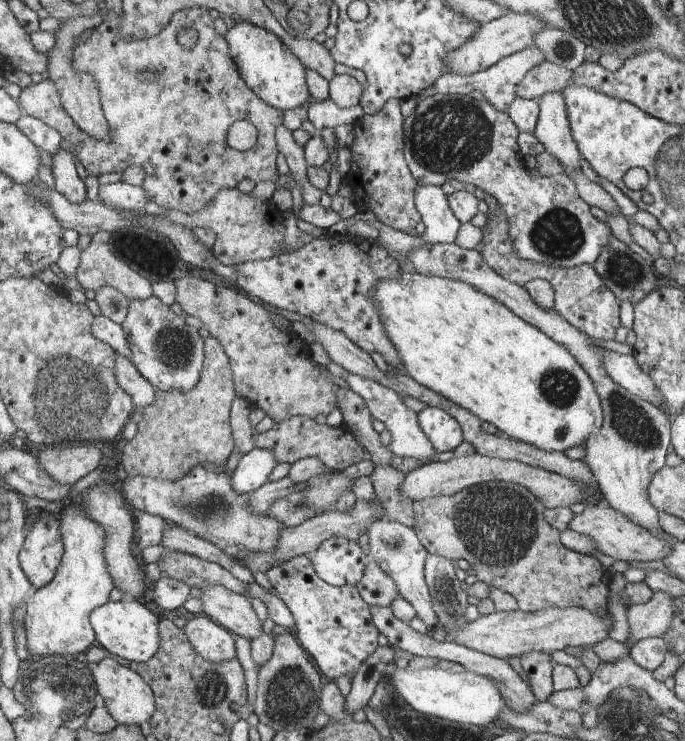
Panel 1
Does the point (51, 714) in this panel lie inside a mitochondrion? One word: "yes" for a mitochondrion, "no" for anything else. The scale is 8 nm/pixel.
yes

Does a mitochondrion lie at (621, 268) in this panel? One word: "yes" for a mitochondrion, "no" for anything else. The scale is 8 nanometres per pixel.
yes

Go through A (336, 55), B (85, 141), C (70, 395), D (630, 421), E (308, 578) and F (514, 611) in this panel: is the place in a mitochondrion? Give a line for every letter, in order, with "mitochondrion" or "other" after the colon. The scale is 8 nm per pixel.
A: other
B: other
C: mitochondrion
D: mitochondrion
E: other
F: other

